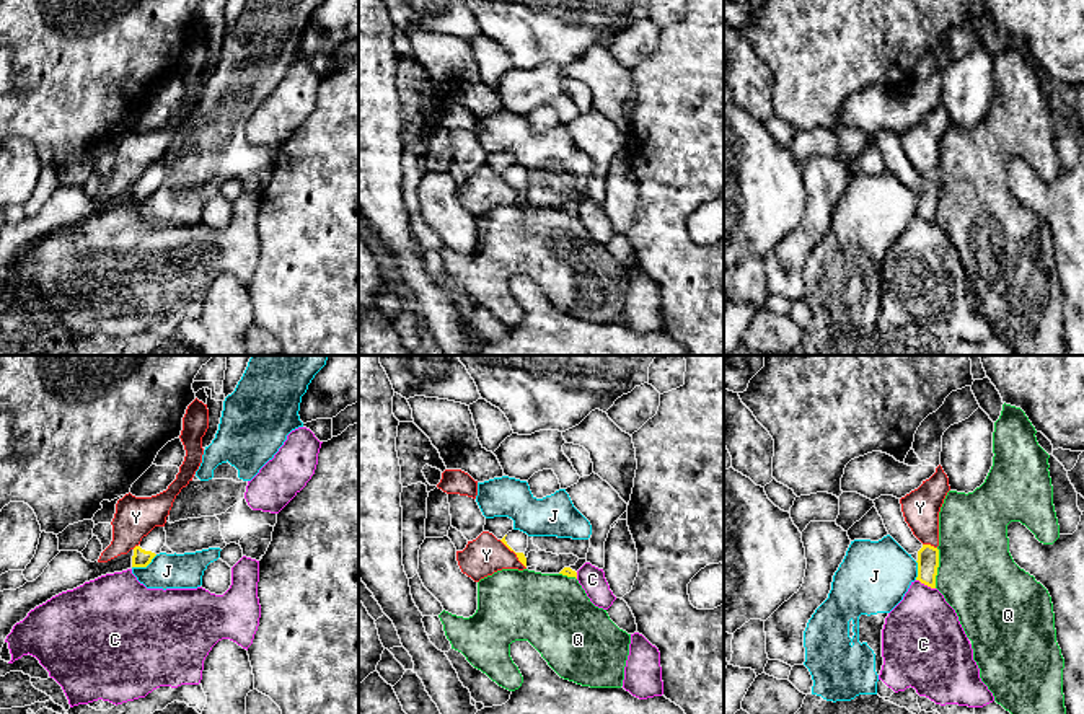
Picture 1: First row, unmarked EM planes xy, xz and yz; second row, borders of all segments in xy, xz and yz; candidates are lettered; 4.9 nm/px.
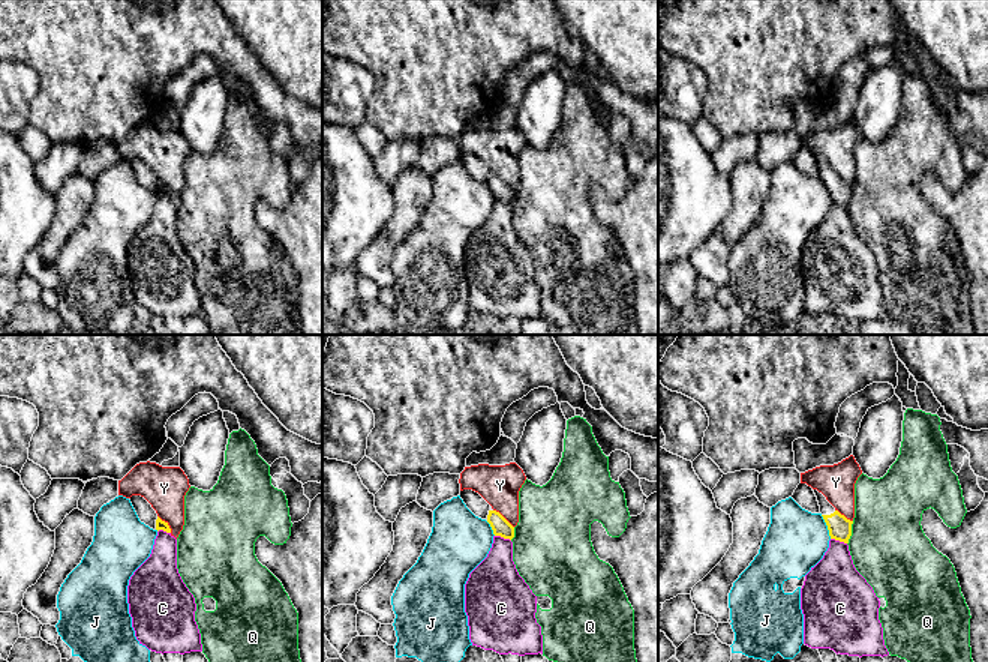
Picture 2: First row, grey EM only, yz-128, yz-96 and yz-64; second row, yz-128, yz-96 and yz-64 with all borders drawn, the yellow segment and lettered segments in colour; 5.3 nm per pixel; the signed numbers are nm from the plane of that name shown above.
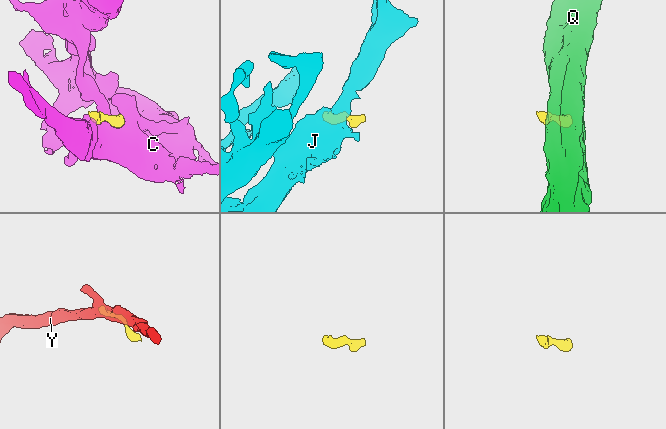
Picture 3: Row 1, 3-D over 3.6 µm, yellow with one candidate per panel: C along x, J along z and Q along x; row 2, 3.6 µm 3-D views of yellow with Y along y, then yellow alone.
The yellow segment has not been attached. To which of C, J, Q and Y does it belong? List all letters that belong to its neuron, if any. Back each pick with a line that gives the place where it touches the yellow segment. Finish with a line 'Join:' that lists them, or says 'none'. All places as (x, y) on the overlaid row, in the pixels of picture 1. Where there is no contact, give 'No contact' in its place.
Join: none

